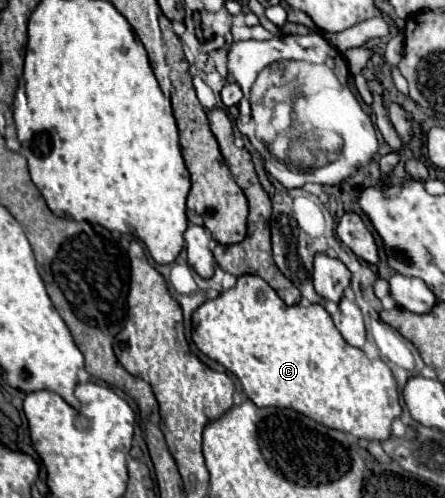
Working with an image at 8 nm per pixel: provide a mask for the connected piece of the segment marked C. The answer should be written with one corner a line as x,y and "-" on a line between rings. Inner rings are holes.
244,274
238,278
234,288
222,292
214,300
206,300
196,310
194,318
196,328
192,332
192,340
196,348
232,372
242,382
246,396
256,406
292,408
316,420
318,424
324,424
326,428
348,432
370,442
384,442
390,438
390,424
402,414
396,380
390,368
380,358
368,360
362,350
350,346
336,330
330,314
322,306
286,306
272,290
272,286
266,284
260,276

